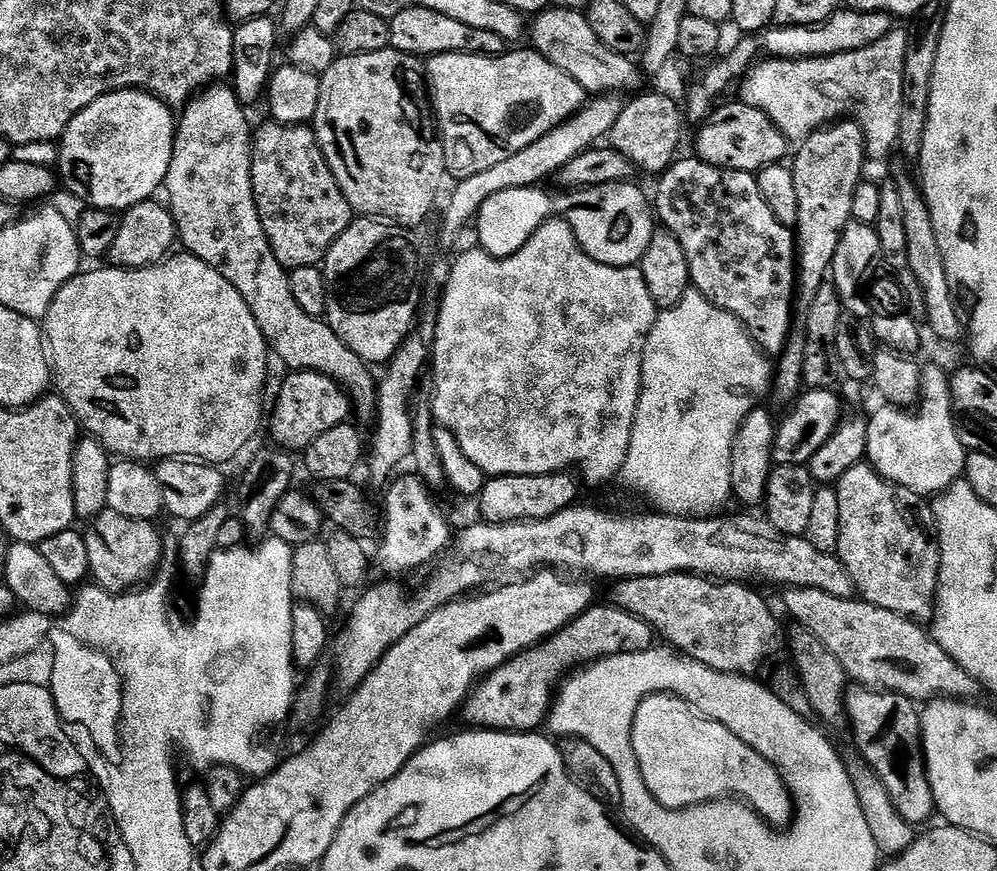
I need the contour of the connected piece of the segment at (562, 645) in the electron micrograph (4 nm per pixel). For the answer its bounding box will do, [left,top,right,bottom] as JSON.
[462,606,654,732]

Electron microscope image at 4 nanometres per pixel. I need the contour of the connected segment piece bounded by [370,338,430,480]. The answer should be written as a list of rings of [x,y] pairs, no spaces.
[[[409,338],[405,340],[400,351],[392,357],[390,363],[387,365],[384,380],[379,381],[378,384],[378,421],[380,425],[376,428],[376,438],[370,442],[370,460],[372,456],[372,476],[376,480],[384,480],[396,467],[399,466],[403,460],[407,461],[412,454],[412,405],[414,403],[414,395],[412,391],[416,388],[416,379],[420,376],[420,370],[425,369],[427,360],[430,356],[430,348],[427,343],[416,340],[417,338]]]

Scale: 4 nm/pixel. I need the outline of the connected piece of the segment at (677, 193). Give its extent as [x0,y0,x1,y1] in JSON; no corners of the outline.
[654,158,798,354]

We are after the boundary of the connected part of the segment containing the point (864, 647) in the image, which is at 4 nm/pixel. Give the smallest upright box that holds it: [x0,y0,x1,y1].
[784,588,980,702]

